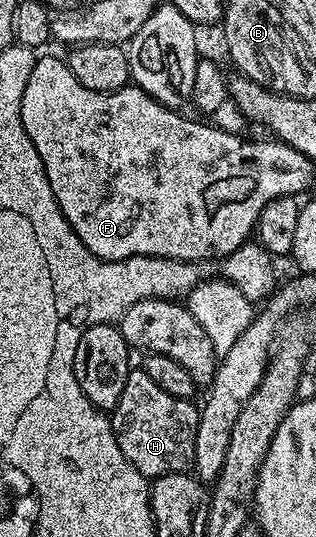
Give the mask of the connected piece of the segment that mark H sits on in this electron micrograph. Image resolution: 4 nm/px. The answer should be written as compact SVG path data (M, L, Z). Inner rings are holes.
M133 369L129 373L125 389L121 389L121 401L117 401L109 418L113 433L117 437L117 445L121 445L121 453L125 453L130 463L146 475L148 480L153 481L159 475L187 471L194 464L199 407L192 400L165 393L165 389L160 389L154 381L149 381L149 377L141 369Z

